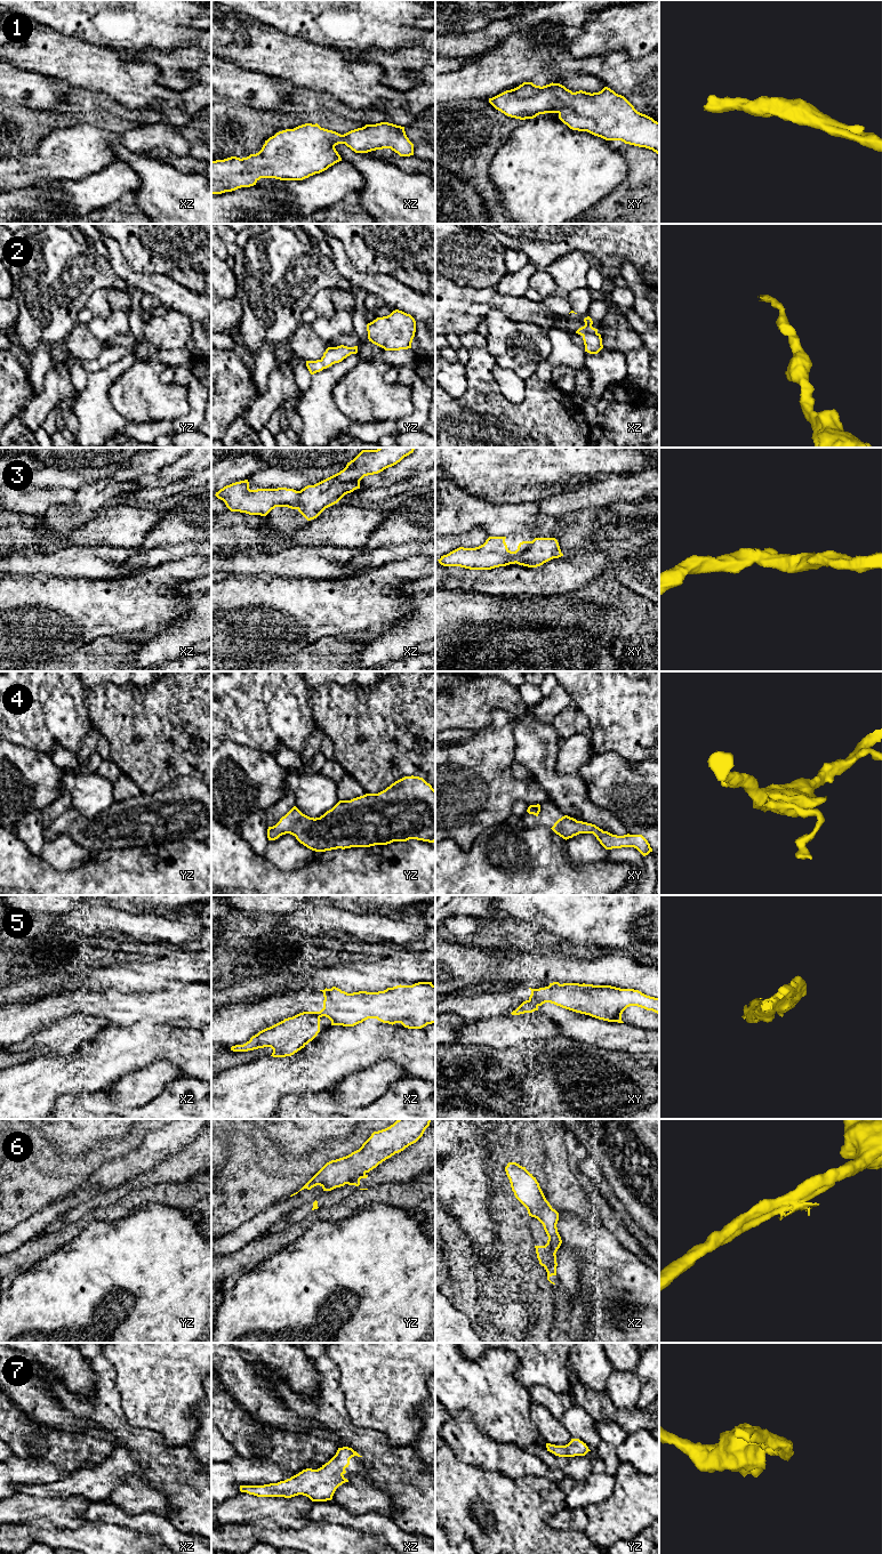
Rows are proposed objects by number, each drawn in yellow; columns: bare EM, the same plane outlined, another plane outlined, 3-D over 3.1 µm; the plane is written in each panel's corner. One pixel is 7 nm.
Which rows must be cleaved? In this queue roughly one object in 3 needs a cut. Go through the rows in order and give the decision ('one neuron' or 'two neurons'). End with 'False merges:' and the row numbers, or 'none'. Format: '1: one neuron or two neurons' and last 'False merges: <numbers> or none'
1: one neuron
2: one neuron
3: two neurons
4: one neuron
5: two neurons
6: two neurons
7: one neuron
False merges: 3, 5, 6

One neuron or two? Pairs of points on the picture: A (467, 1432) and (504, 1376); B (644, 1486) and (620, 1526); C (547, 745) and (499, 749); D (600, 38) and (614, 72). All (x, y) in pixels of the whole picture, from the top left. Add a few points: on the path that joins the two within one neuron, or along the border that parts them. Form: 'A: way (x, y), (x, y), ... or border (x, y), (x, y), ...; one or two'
A: border (449, 1415), (466, 1410), (473, 1424), (492, 1440); two
B: way (642, 1496), (624, 1515); one
C: border (510, 723), (513, 727), (515, 759); two
D: border (590, 56), (624, 50), (632, 58); two

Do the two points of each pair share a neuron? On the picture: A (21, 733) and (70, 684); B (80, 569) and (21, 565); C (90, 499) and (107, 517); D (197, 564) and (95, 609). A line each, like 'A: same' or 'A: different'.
A: same
B: same
C: different
D: same

